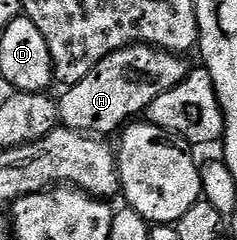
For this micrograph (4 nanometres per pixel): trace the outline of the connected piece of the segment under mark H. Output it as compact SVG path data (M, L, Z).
M129 45L120 51L112 51L80 83L69 86L63 97L57 98L58 119L65 128L93 135L99 139L109 138L109 133L117 134L134 117L145 114L153 101L160 99L164 91L172 91L188 72L187 58L167 49L158 49L154 45Z

